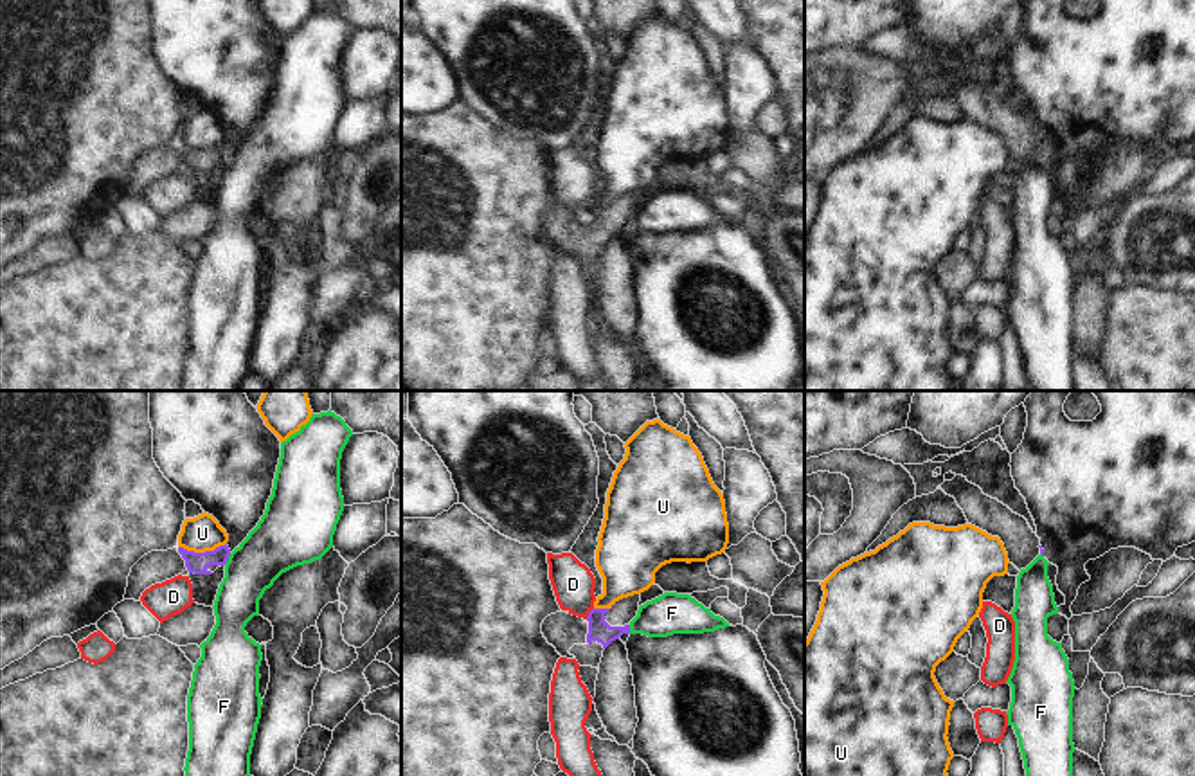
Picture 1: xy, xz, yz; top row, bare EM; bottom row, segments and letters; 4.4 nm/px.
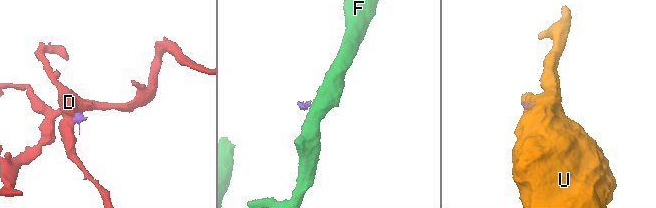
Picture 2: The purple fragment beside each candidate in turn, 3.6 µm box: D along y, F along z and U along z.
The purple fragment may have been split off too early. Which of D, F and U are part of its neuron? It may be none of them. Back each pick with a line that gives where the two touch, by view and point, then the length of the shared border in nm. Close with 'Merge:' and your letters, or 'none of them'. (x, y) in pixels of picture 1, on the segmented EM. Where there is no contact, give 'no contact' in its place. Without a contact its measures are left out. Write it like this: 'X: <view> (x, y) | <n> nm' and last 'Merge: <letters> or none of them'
Merge: none of them

